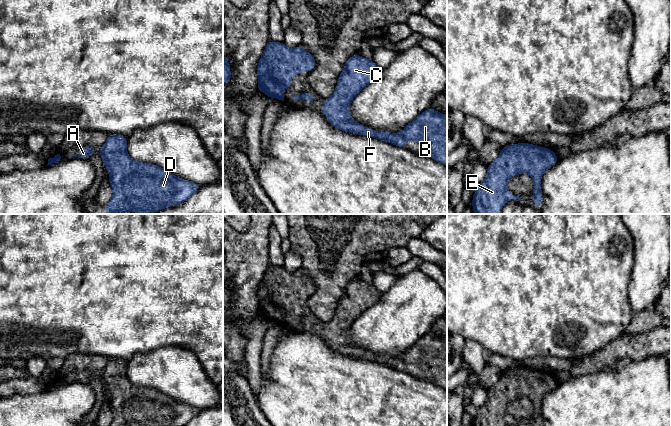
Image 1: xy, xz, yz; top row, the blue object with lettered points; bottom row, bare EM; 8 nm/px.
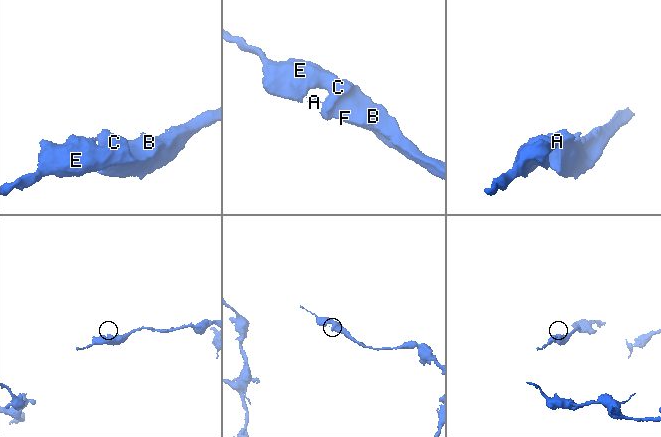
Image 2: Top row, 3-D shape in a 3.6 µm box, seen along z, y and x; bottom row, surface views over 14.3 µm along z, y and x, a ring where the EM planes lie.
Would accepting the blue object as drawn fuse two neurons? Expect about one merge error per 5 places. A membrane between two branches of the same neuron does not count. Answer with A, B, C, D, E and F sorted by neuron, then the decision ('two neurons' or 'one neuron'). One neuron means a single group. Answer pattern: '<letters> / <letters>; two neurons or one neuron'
A B C D E F; one neuron

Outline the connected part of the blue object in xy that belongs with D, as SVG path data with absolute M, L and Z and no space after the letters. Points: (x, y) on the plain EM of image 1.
M109 358L106 367L99 375L104 392L110 396L107 403L113 413L113 420L109 426L185 426L201 411L157 389L132 384L127 377L125 360Z

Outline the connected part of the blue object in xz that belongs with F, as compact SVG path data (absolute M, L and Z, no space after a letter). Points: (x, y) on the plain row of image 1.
M360 278L350 280L338 301L332 320L322 325L322 337L336 353L365 359L407 373L406 366L415 364L424 372L424 379L447 391L447 340L429 331L399 357L374 355L355 346L350 340L350 328L366 310L376 305L382 296L373 285Z

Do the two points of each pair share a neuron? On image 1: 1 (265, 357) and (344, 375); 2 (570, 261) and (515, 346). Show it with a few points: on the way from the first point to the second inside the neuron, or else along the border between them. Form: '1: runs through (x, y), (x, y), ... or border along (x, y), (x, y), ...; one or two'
1: border along (279, 336), (271, 355), (266, 377); two
2: runs through (549, 282), (515, 316), (515, 325); one

